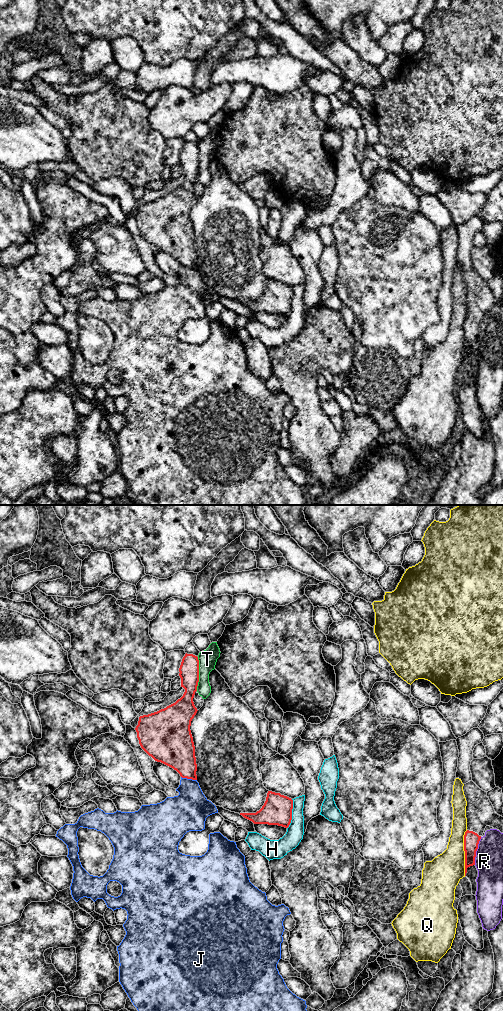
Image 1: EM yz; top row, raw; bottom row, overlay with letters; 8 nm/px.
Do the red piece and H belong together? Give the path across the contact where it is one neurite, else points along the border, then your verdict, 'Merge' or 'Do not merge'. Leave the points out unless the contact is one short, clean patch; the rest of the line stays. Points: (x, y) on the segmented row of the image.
Boundary: yz (292, 799), (292, 819), (287, 828). Do not merge

